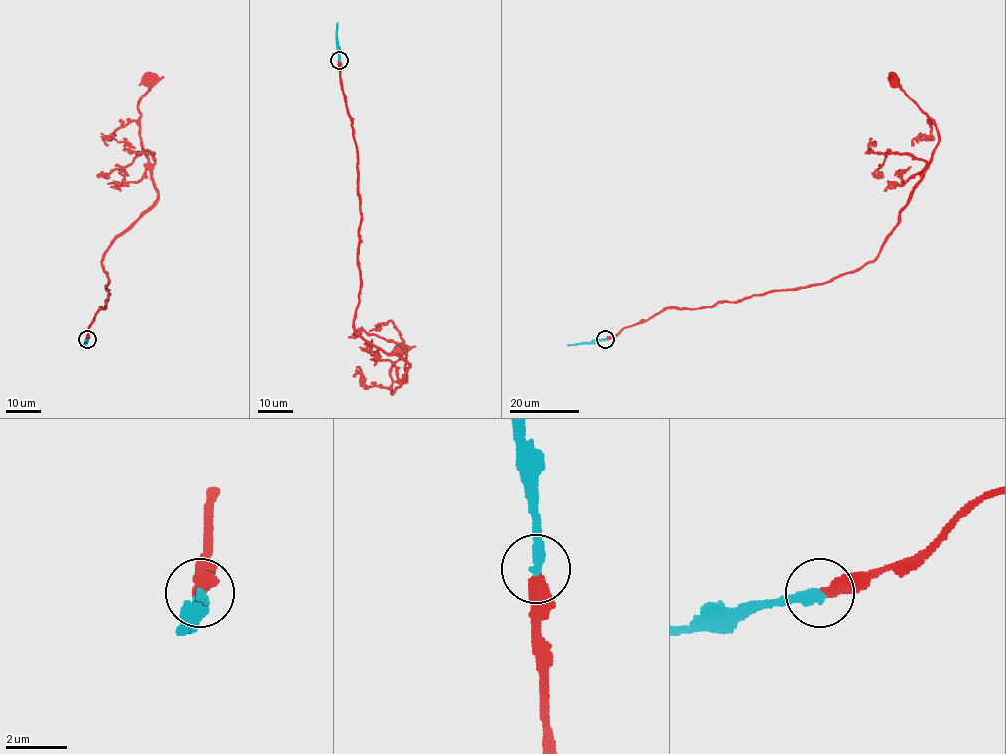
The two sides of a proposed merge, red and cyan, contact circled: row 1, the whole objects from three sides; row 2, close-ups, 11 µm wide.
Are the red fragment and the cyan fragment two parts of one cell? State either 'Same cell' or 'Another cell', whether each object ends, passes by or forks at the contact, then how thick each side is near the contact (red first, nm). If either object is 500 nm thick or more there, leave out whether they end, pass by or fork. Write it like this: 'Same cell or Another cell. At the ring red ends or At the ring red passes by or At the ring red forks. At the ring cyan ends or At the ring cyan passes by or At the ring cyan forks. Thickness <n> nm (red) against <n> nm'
Same cell. At the ring red ends. At the ring cyan ends. Thickness 360 nm (red) against 320 nm

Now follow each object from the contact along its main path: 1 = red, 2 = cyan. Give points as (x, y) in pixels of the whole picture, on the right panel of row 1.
1: (605, 339), (668, 308), (709, 307), (822, 284), (871, 262), (898, 222), (939, 139), (935, 122), (893, 80)
2: (605, 339), (567, 345)

